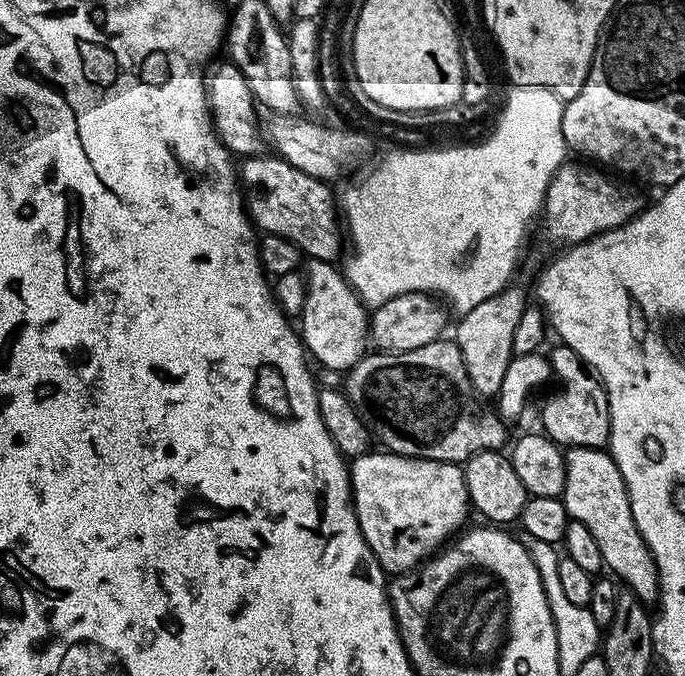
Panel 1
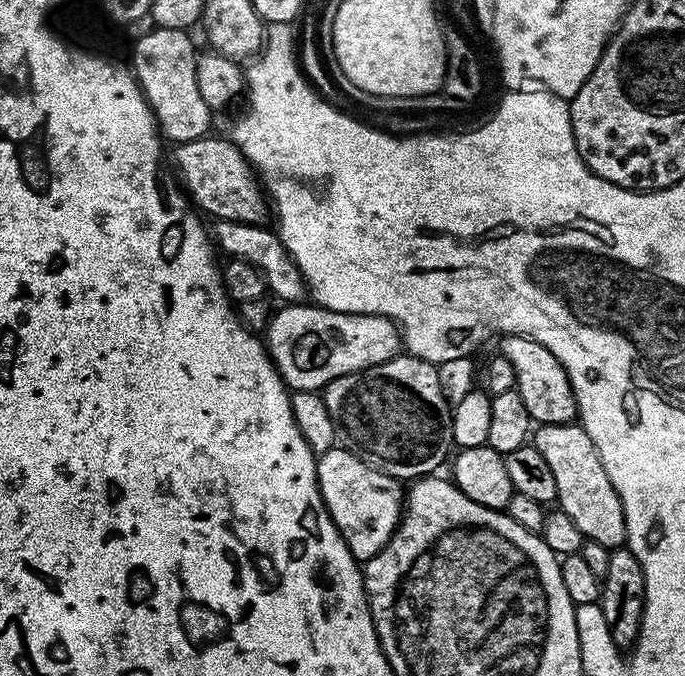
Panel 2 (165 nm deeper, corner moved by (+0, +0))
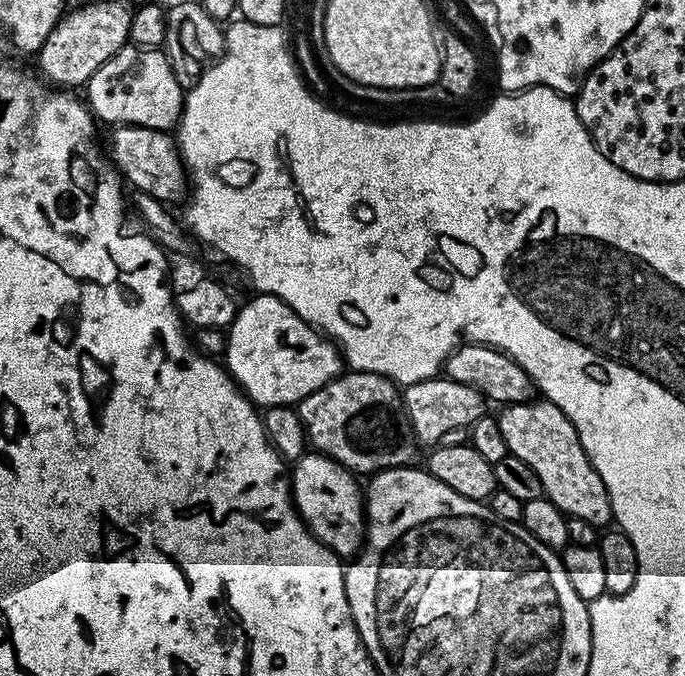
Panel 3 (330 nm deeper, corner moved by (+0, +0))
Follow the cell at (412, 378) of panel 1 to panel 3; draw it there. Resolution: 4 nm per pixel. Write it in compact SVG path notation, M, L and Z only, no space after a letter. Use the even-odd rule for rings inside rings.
M345 371L326 386L322 386L322 390L300 401L298 411L304 423L304 431L308 433L309 445L353 473L375 474L383 472L385 468L402 468L415 461L412 459L416 456L418 444L411 435L388 436L388 431L402 420L402 392L387 376L379 376L373 372Z

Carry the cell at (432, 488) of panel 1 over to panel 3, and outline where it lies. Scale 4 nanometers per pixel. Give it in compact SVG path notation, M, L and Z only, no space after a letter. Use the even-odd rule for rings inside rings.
M315 450L295 461L290 468L292 502L308 531L341 558L352 558L364 546L366 535L366 496L362 484L336 460Z

